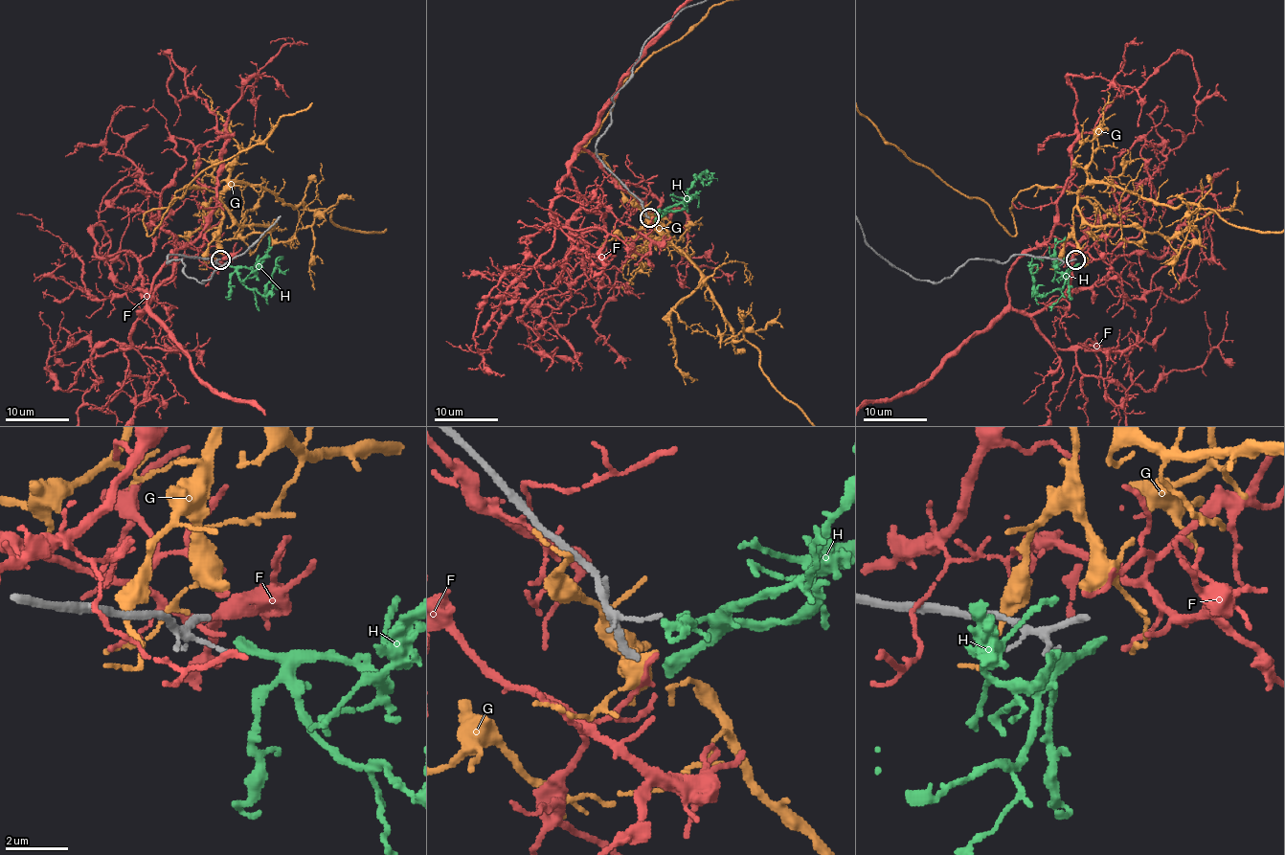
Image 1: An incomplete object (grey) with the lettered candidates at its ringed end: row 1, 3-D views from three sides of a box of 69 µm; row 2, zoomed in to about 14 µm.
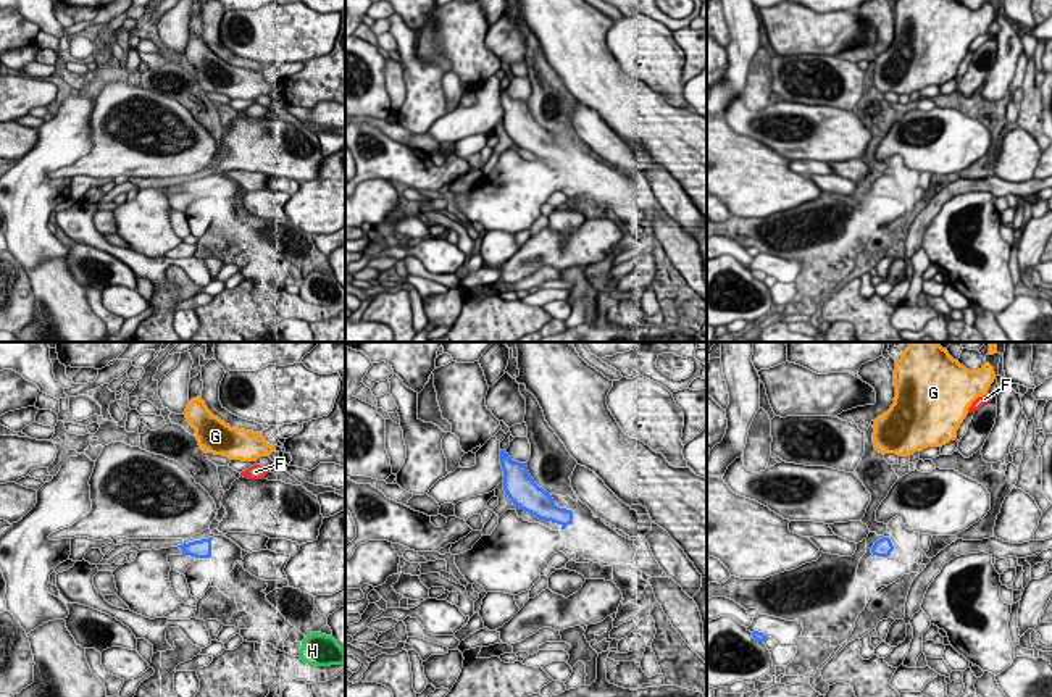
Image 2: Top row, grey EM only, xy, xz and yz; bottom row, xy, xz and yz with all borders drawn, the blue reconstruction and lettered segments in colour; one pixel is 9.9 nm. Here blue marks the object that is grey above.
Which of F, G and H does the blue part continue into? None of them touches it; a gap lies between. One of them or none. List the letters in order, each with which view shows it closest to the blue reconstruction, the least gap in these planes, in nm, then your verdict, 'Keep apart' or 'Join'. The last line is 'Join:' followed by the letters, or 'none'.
F: Closest in xy. Distance 700 nm. Keep apart
G: Closest in xy. Distance 800 nm. Keep apart
H: Closest in xy. Distance 1250 nm. Keep apart
Join: none

